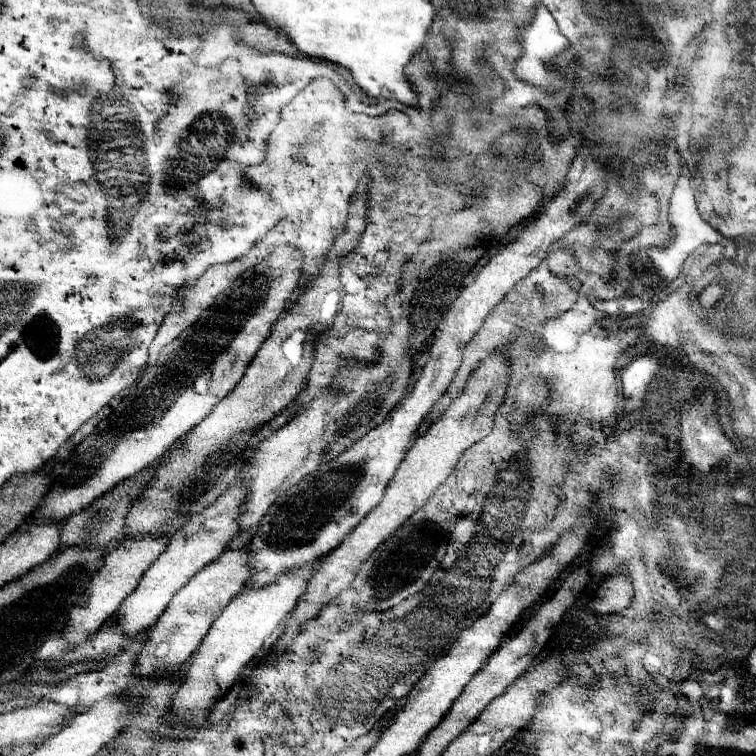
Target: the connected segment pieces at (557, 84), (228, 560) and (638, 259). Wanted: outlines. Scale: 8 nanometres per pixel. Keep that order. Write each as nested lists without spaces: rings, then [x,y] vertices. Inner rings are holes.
[[[537,4],[535,16],[533,16],[531,24],[519,28],[519,42],[521,42],[523,52],[521,52],[521,56],[519,56],[519,58],[515,60],[515,64],[513,64],[513,74],[515,74],[519,80],[529,82],[529,84],[533,84],[533,86],[541,86],[541,88],[545,88],[545,90],[551,92],[551,94],[555,94],[555,92],[559,92],[561,88],[565,88],[567,78],[565,78],[561,72],[547,68],[547,64],[553,64],[553,62],[557,60],[557,56],[569,46],[569,40],[559,32],[555,18],[551,16],[551,12],[549,12],[543,4]]]
[[[247,548],[243,550],[225,550],[219,558],[209,562],[203,570],[199,570],[167,604],[165,612],[157,618],[155,626],[147,630],[143,650],[135,658],[133,674],[139,678],[155,678],[163,676],[169,668],[179,668],[185,660],[197,650],[203,640],[203,634],[211,628],[211,622],[219,618],[223,608],[229,604],[233,596],[243,588],[245,578],[249,578],[247,570]]]
[[[685,162],[681,164],[679,182],[675,184],[675,190],[673,190],[673,194],[671,194],[671,204],[669,204],[669,214],[667,214],[667,216],[669,216],[669,224],[671,224],[671,238],[669,238],[669,242],[667,242],[665,246],[651,246],[651,248],[645,248],[645,250],[637,250],[637,252],[631,256],[631,264],[633,264],[633,268],[635,268],[637,274],[643,270],[645,260],[649,260],[651,256],[661,254],[661,256],[663,256],[663,264],[665,264],[665,266],[661,266],[661,268],[663,268],[663,276],[665,276],[665,278],[677,278],[679,272],[681,272],[683,262],[685,262],[701,244],[725,244],[725,246],[723,246],[723,258],[725,258],[725,260],[731,260],[731,262],[737,260],[737,244],[735,244],[735,240],[731,240],[731,238],[725,240],[725,236],[723,236],[721,232],[717,232],[715,228],[711,228],[711,226],[701,218],[701,214],[697,212],[695,198],[693,198],[693,190],[691,190],[691,174],[689,174]]]

